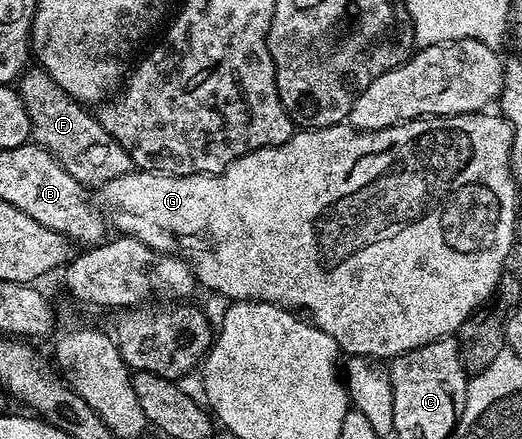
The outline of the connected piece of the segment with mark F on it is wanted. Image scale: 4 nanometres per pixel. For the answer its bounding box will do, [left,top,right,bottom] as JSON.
[17,65,133,188]

